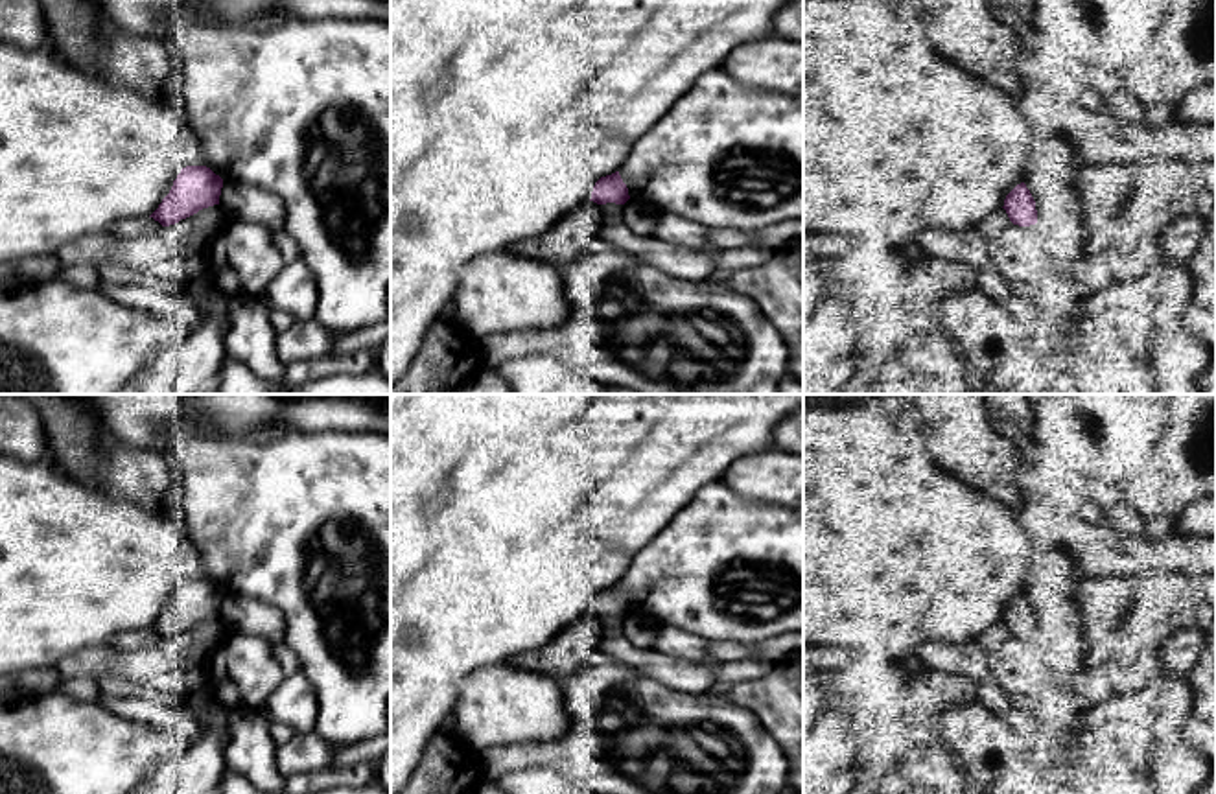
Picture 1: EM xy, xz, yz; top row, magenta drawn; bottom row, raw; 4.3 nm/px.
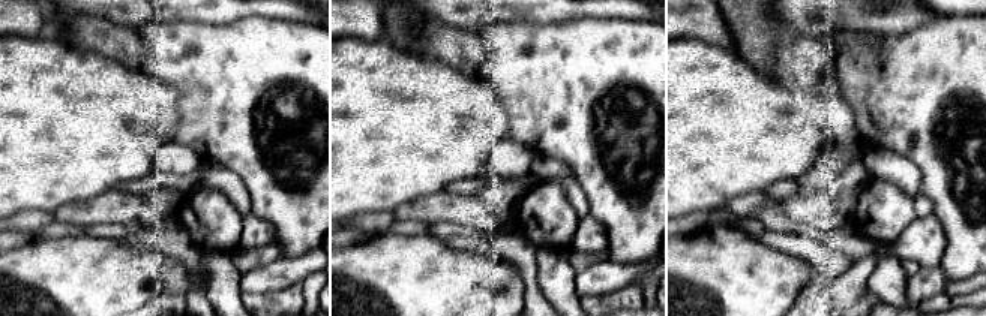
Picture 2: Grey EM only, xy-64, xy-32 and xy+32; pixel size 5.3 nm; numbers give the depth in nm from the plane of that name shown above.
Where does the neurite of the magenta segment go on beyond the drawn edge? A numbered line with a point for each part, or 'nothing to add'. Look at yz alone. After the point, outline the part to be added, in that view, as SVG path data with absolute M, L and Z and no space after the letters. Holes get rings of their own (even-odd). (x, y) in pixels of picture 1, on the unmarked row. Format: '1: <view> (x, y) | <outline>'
nothing to add

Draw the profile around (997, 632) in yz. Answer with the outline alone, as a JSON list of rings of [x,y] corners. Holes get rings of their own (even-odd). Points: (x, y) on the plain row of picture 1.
[[[1004,621],[993,623],[980,637],[978,643],[991,652],[995,647],[1004,643],[1008,637],[1011,637],[1008,626]]]

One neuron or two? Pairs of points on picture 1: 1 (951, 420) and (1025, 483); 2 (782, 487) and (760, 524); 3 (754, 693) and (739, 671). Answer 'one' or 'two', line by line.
1: two
2: two
3: two

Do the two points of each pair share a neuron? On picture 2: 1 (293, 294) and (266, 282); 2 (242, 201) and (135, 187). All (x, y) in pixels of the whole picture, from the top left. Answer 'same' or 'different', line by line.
1: different
2: same

